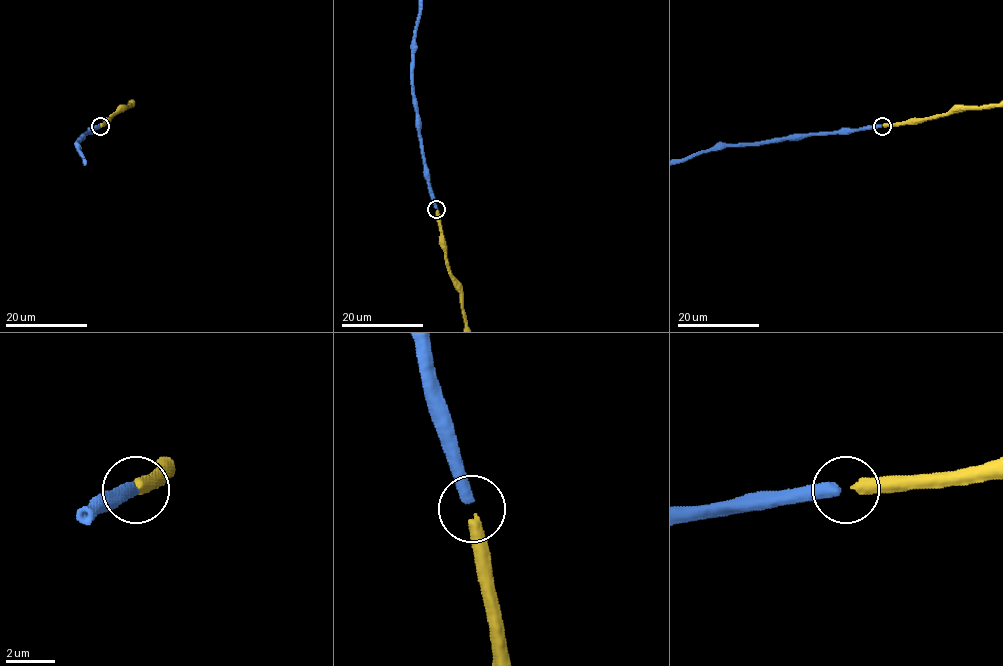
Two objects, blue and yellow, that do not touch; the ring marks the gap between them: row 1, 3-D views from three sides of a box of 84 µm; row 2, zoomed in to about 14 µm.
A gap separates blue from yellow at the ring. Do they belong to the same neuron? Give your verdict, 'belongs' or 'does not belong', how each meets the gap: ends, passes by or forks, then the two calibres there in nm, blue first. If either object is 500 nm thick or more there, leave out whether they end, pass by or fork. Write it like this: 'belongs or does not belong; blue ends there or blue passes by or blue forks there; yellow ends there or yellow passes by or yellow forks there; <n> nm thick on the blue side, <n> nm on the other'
belongs; blue ends there; yellow ends there; 440 nm thick on the blue side, 420 nm on the other

